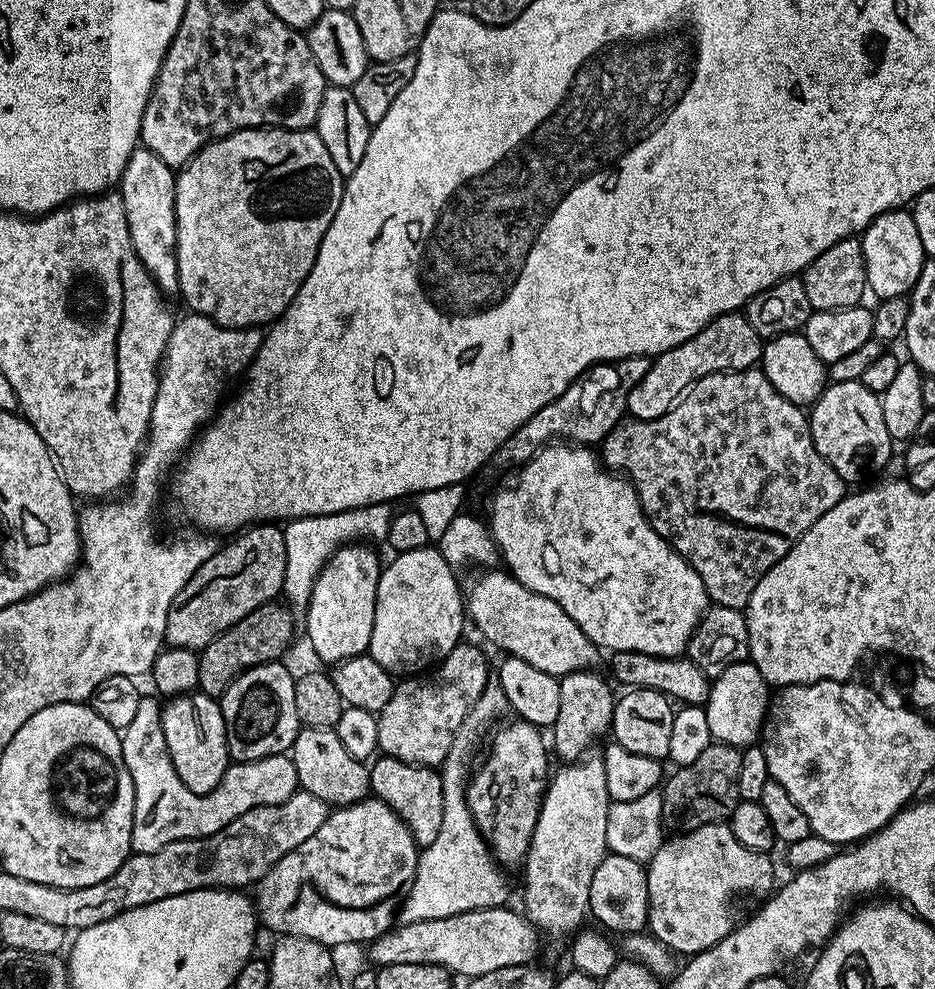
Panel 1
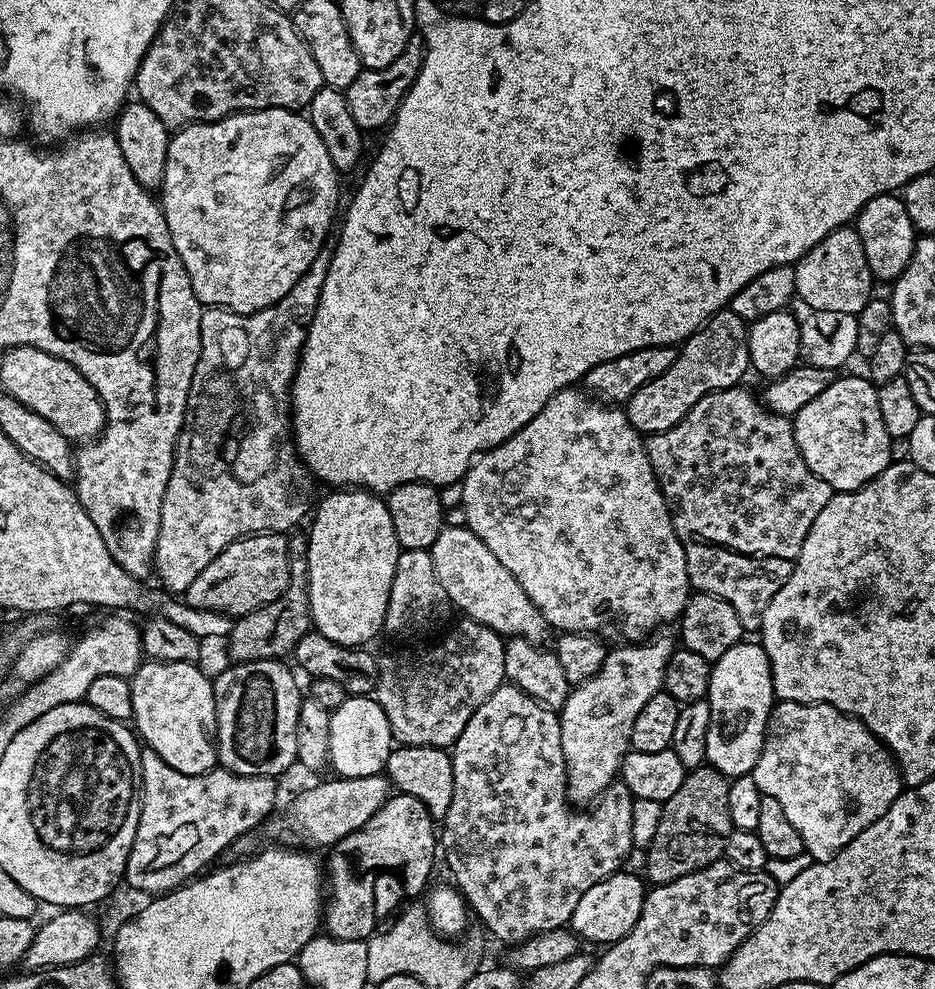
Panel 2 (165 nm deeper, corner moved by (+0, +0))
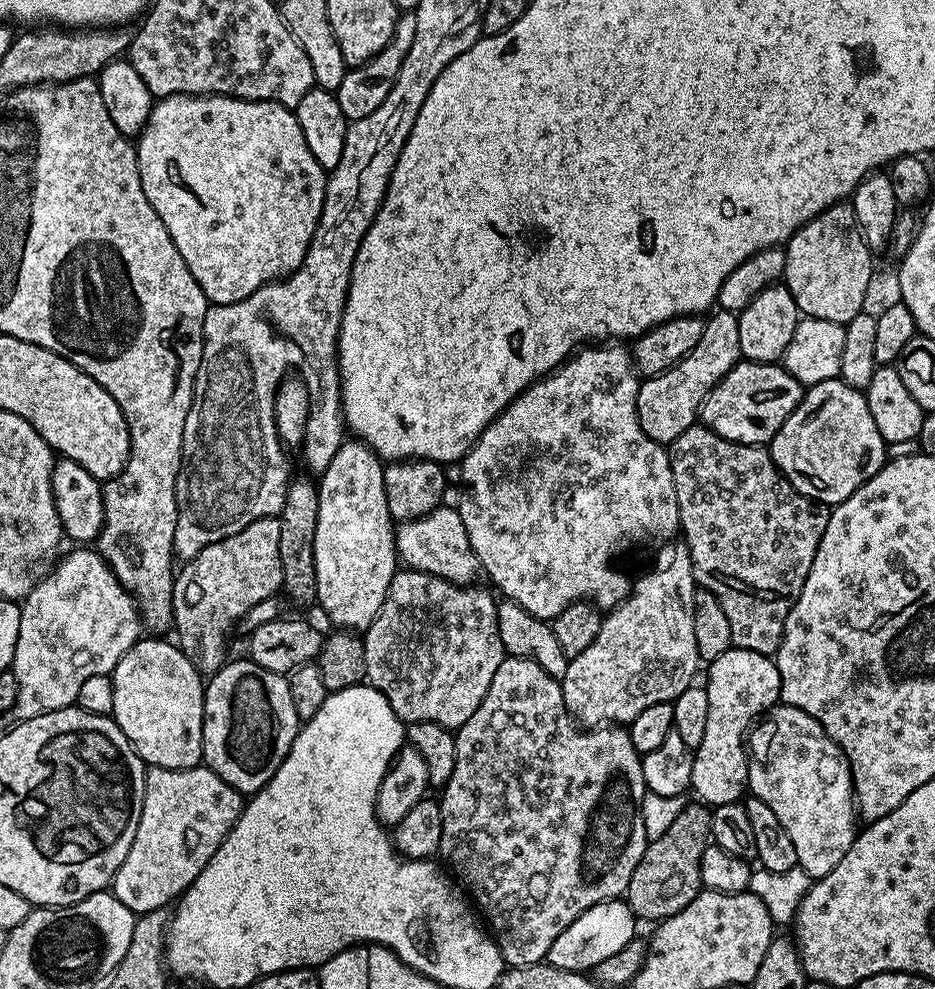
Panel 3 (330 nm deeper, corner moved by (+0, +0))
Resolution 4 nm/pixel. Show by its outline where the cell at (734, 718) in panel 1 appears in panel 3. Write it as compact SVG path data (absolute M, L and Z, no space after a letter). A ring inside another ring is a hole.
M733 647L718 654L707 668L710 710L706 714L706 734L702 734L702 742L692 757L691 791L697 792L701 796L697 797L708 806L735 804L748 786L746 737L754 721L780 700L780 675L773 657Z

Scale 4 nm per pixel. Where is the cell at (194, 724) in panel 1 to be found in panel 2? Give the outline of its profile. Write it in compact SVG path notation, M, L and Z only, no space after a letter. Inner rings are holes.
M148 660L137 668L130 683L131 723L146 747L154 750L166 766L174 766L178 774L201 776L212 772L218 764L216 699L213 681L202 674L198 664Z

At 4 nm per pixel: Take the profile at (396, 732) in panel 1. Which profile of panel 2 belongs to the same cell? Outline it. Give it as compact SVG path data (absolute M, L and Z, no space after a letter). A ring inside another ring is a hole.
M467 618L460 621L448 632L448 637L433 648L421 652L396 652L393 656L380 656L376 669L374 699L382 706L386 722L390 722L393 741L403 746L430 746L431 748L451 749L456 739L466 730L466 722L505 683L504 678L505 637L494 630Z

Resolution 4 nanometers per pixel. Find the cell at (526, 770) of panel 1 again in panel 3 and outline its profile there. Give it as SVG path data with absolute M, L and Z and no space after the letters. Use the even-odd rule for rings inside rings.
M505 655L502 666L498 666L494 682L490 682L490 690L486 690L486 698L482 698L482 706L478 706L478 710L474 710L474 714L470 714L470 718L466 718L466 722L455 729L454 735L456 737L454 770L442 786L441 792L444 793L439 793L438 796L442 810L442 842L439 855L444 856L443 863L455 873L458 880L460 875L459 883L466 889L467 895L474 901L482 916L484 911L483 919L494 933L495 942L500 947L505 965L508 968L525 968L531 964L541 963L547 957L550 946L554 946L554 938L558 938L558 934L562 934L562 930L566 930L566 926L570 926L570 922L574 922L578 914L590 910L590 906L598 906L598 902L623 897L628 891L630 874L634 874L634 866L642 862L642 854L649 840L646 838L646 826L642 826L642 798L646 789L641 753L634 750L634 742L630 742L627 727L601 726L585 730L568 711L560 680L546 674L546 670L538 666L538 662L510 655Z

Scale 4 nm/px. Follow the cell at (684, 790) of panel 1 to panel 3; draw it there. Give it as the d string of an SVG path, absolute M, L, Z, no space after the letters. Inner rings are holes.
M685 803L682 814L674 818L662 838L648 841L642 862L638 862L634 874L630 874L626 899L632 913L641 921L659 922L678 914L678 910L690 906L692 899L702 890L700 867L702 854L710 843L712 813L703 803L695 803Z

